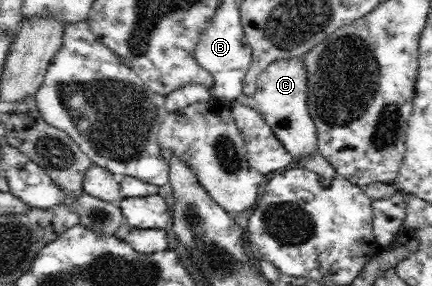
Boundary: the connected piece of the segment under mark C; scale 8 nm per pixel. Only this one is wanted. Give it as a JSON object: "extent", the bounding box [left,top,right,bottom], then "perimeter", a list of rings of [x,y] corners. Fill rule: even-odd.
{"extent":[252,57,317,162],"perimeter":[[[303,57],[278,59],[271,63],[259,74],[252,97],[255,107],[295,162],[303,157],[308,159],[317,153],[317,132],[307,107],[307,70]]]}

